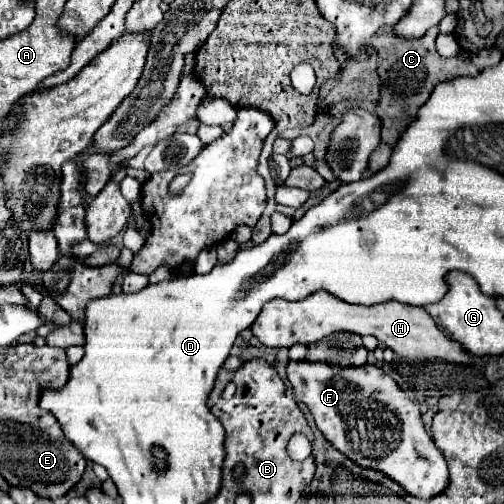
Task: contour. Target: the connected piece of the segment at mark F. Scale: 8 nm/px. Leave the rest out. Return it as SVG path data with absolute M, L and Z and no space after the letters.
M289 361L287 365L287 379L293 385L295 399L303 401L321 433L327 437L335 449L339 449L343 455L353 459L361 467L379 469L411 495L431 499L443 487L447 487L447 469L445 469L445 457L441 451L433 445L433 439L427 435L421 411L417 401L407 401L403 389L377 365L361 365L361 367L337 367L329 363L311 363L311 361Z

